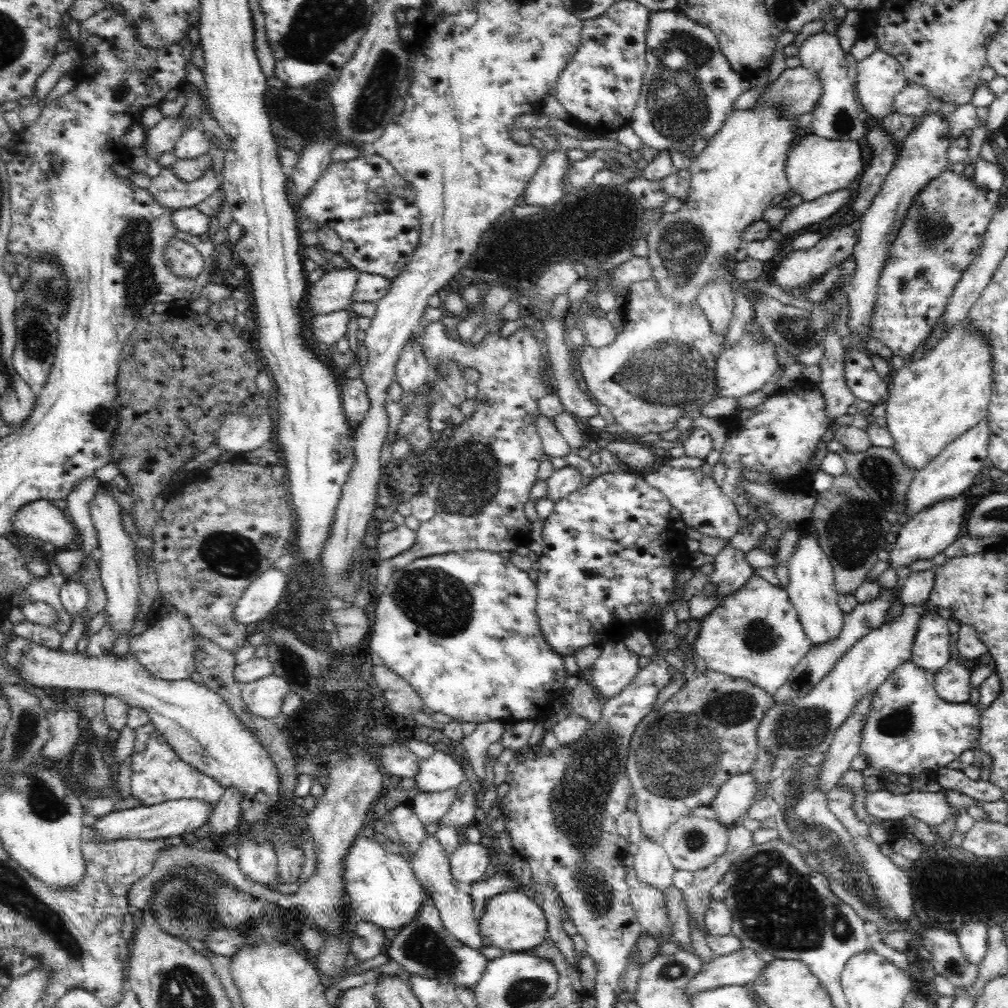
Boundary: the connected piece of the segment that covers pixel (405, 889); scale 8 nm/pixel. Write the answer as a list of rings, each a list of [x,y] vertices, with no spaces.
[[[361,834],[356,836],[344,856],[343,880],[352,914],[358,920],[364,919],[385,930],[402,930],[410,924],[420,914],[422,902],[429,896],[417,883],[403,854],[394,854],[386,850],[384,844]]]

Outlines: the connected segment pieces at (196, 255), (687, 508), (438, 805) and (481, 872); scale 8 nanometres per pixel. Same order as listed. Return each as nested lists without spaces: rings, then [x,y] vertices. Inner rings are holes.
[[[178,237],[169,238],[163,250],[163,258],[172,274],[184,277],[188,281],[196,279],[202,273],[205,264],[199,249]]]
[[[668,465],[659,470],[653,469],[644,473],[644,479],[652,487],[664,493],[670,501],[672,508],[680,510],[680,520],[684,521],[686,528],[698,530],[702,536],[718,537],[730,540],[741,527],[740,515],[734,501],[716,485],[716,481],[700,468],[675,468]]]
[[[450,788],[444,792],[419,792],[408,801],[413,814],[418,816],[419,822],[427,827],[442,819],[454,805],[459,794],[458,788]]]
[[[465,840],[449,856],[452,877],[465,888],[485,878],[490,872],[491,849],[484,843]]]

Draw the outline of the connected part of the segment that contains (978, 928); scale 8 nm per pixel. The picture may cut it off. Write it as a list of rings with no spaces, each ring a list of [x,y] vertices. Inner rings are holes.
[[[970,922],[961,928],[958,935],[958,943],[962,947],[962,953],[968,957],[970,963],[979,964],[988,948],[988,930],[990,922]]]

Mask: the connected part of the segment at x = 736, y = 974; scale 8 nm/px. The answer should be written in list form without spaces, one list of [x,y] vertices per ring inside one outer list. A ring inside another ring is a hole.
[[[744,946],[724,956],[715,956],[710,962],[703,963],[700,972],[688,980],[684,986],[684,997],[688,1000],[700,991],[719,986],[751,984],[756,976],[762,974],[766,962],[758,953]]]

